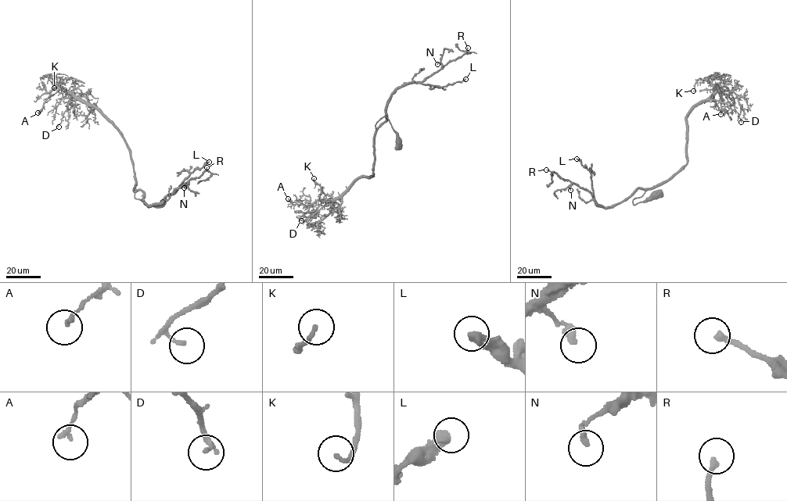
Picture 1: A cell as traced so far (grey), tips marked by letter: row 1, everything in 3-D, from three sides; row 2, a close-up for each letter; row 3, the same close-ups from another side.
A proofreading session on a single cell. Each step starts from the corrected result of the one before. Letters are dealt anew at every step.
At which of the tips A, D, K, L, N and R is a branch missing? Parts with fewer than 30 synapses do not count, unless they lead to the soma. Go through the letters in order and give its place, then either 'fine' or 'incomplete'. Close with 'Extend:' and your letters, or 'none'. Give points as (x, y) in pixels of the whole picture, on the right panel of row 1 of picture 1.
A: at (720, 114); fine
D: at (741, 122); fine
K: at (693, 91); fine
L: at (576, 159); fine
N: at (570, 190); fine
R: at (546, 169); fine
Extend: none

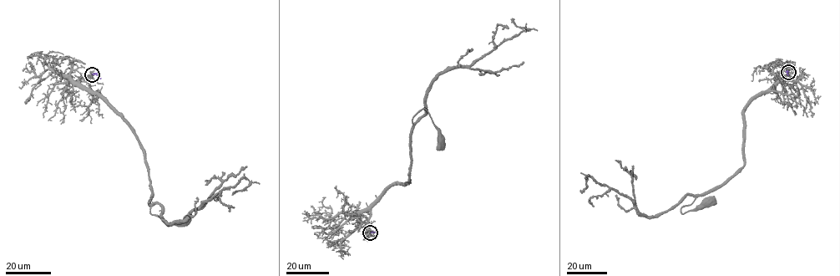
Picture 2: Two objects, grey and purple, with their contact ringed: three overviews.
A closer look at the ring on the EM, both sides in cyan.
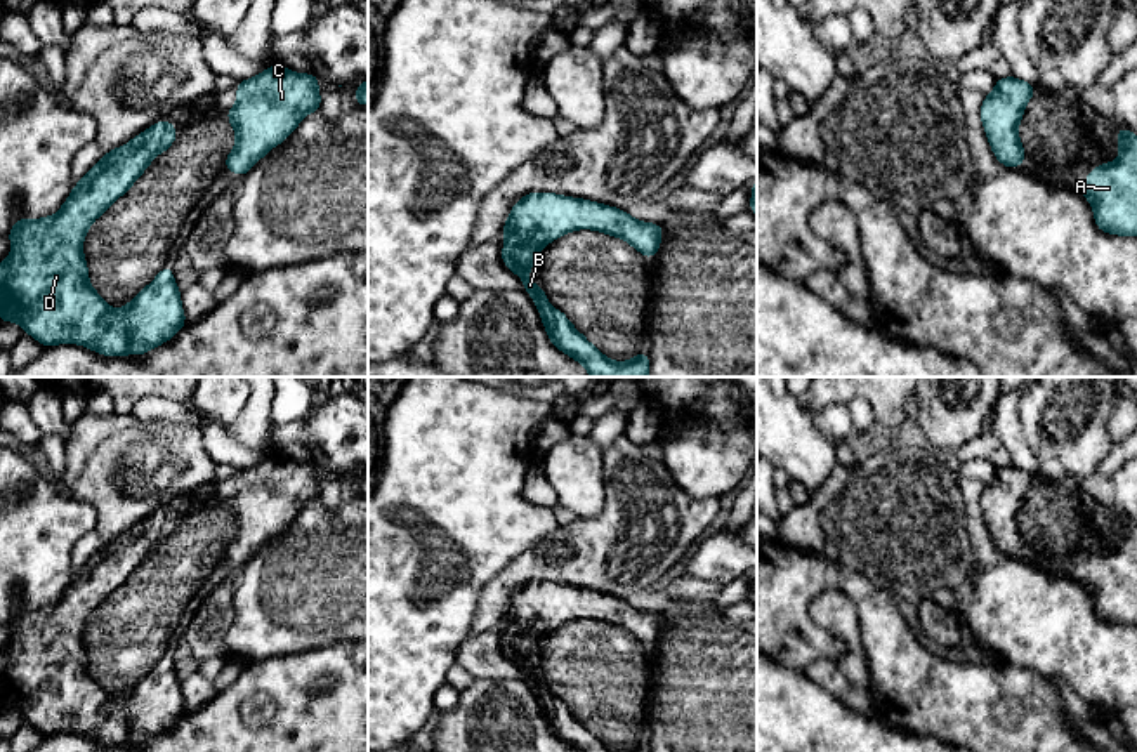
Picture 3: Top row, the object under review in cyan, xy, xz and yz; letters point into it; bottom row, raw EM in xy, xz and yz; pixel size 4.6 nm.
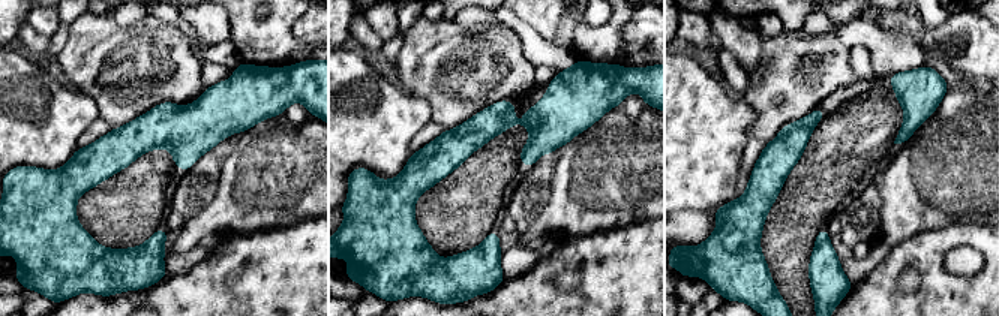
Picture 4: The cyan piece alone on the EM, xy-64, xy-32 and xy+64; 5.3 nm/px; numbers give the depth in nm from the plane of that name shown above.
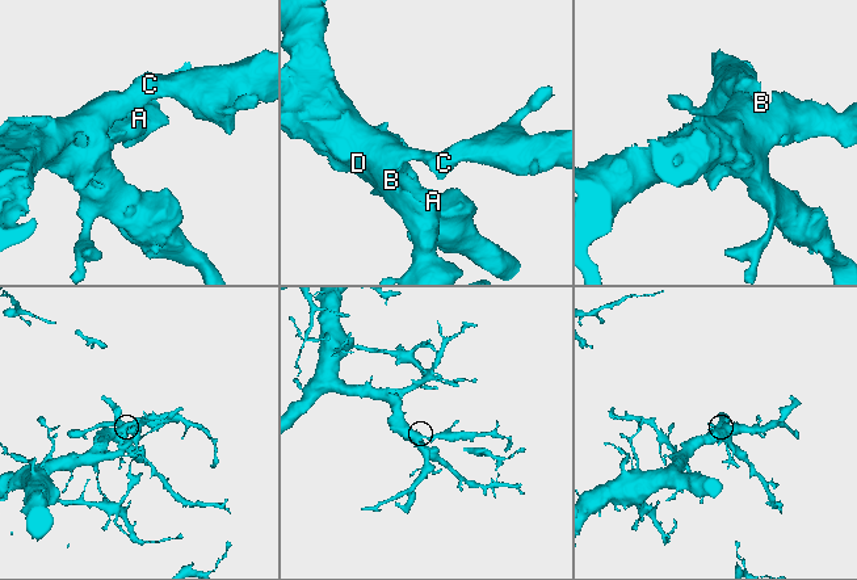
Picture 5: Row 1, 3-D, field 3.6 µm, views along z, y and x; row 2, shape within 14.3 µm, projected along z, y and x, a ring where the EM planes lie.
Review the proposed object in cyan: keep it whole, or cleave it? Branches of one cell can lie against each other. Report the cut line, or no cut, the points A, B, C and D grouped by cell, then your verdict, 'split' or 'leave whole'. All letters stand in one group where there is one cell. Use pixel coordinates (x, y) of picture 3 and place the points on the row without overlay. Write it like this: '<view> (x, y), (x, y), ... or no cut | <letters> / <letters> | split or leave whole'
no cut | A B C D | leave whole

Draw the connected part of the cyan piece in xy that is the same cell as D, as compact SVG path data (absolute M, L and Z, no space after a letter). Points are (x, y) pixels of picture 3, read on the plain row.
M163 509L122 537L111 538L87 564L75 573L71 584L56 604L43 608L17 608L7 627L10 644L0 651L0 709L16 710L24 722L45 736L80 733L104 745L146 743L170 729L184 714L186 705L172 656L165 655L127 695L109 696L92 677L83 644L83 627L90 613L104 603L146 561L148 554L177 524L177 518Z

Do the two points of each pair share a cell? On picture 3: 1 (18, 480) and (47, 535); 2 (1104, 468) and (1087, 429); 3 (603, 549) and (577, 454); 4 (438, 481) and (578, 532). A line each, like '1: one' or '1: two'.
1: one
2: two
3: two
4: two

